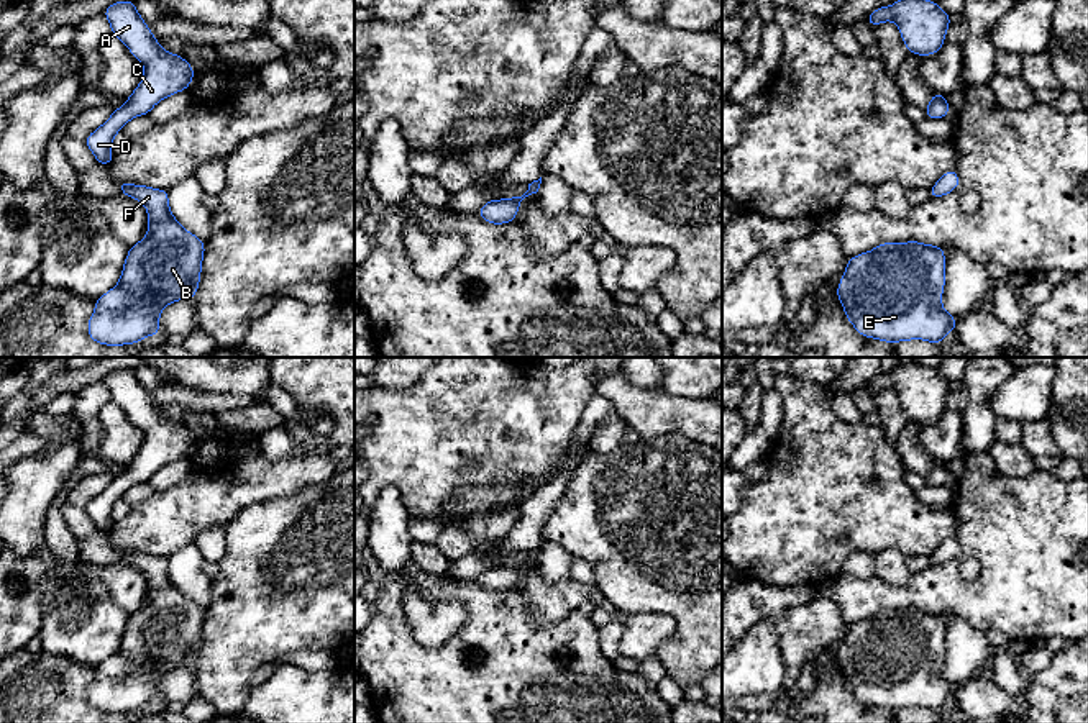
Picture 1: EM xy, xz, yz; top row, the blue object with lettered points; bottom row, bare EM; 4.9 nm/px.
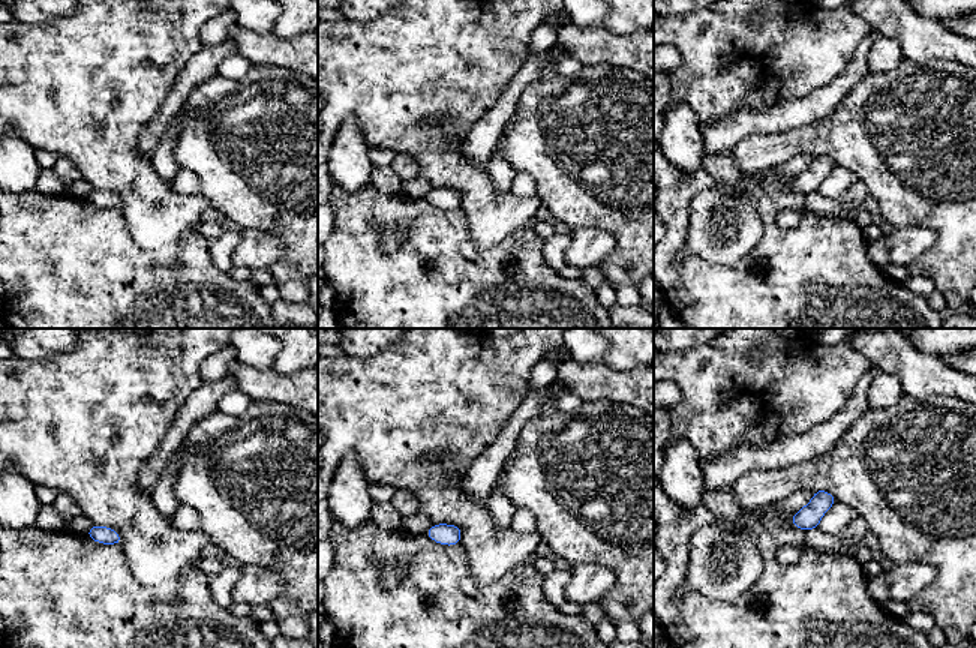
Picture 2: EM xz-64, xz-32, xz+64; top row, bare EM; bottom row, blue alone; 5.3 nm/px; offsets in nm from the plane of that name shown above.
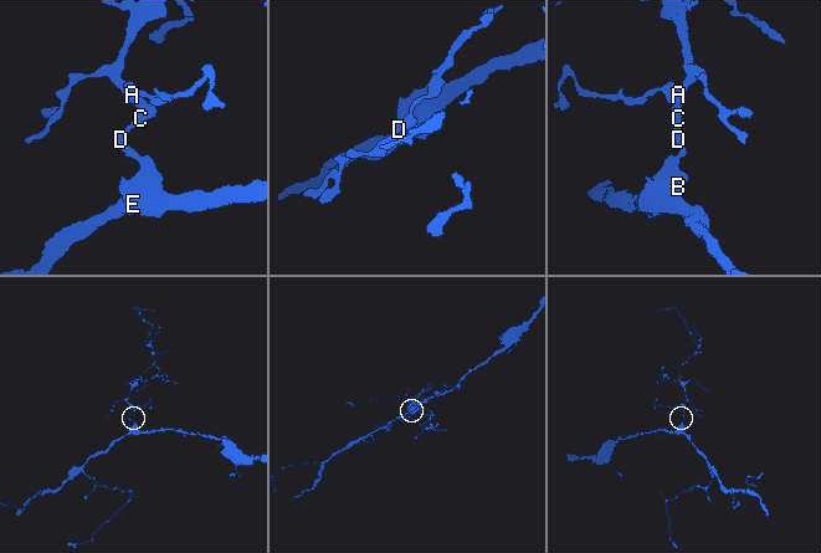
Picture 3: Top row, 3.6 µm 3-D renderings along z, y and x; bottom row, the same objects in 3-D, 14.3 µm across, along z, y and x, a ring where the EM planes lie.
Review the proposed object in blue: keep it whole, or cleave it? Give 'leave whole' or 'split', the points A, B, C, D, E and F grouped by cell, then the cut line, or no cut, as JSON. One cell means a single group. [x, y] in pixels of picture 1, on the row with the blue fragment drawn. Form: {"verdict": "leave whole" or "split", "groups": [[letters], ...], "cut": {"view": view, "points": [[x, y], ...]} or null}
{"verdict": "leave whole", "groups": [["A", "B", "C", "D", "E", "F"]], "cut": null}

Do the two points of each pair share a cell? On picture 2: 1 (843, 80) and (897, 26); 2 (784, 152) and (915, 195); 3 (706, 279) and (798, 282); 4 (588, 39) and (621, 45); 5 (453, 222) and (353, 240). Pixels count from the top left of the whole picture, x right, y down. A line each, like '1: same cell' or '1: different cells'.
1: different cells
2: same cell
3: same cell
4: same cell
5: same cell

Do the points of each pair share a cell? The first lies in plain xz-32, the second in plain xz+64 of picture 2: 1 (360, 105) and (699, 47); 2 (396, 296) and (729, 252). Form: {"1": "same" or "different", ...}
{"1": "same", "2": "different"}

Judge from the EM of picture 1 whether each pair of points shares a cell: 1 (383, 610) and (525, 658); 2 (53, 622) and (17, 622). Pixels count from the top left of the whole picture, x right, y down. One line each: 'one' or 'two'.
1: one
2: two

